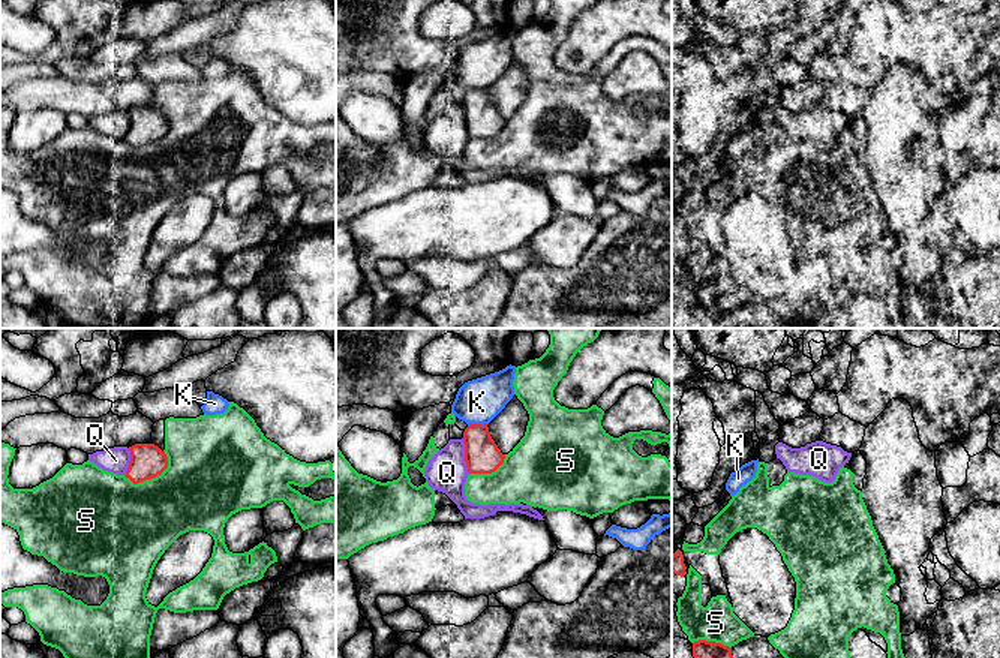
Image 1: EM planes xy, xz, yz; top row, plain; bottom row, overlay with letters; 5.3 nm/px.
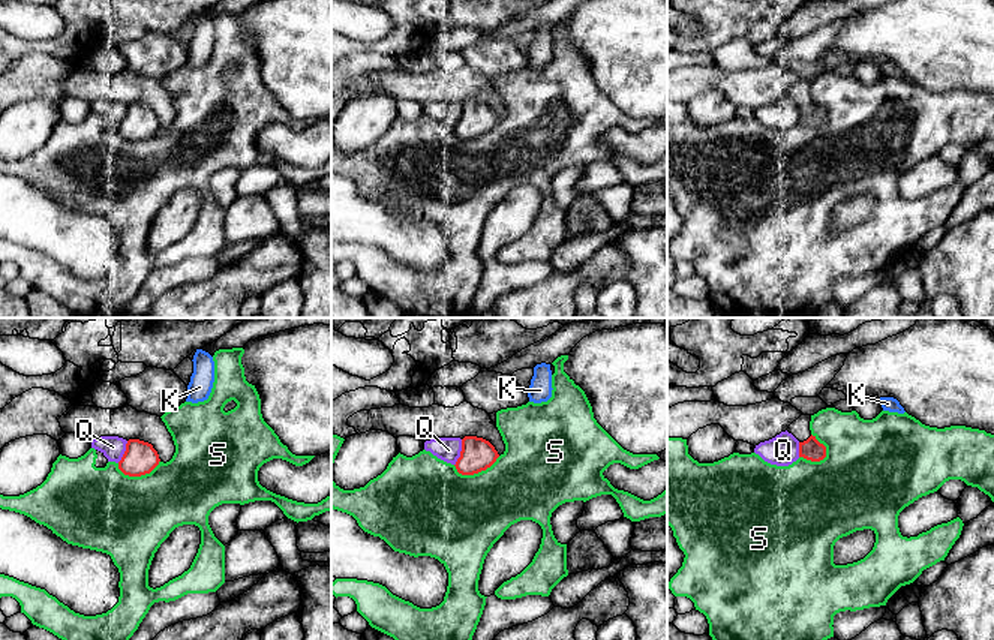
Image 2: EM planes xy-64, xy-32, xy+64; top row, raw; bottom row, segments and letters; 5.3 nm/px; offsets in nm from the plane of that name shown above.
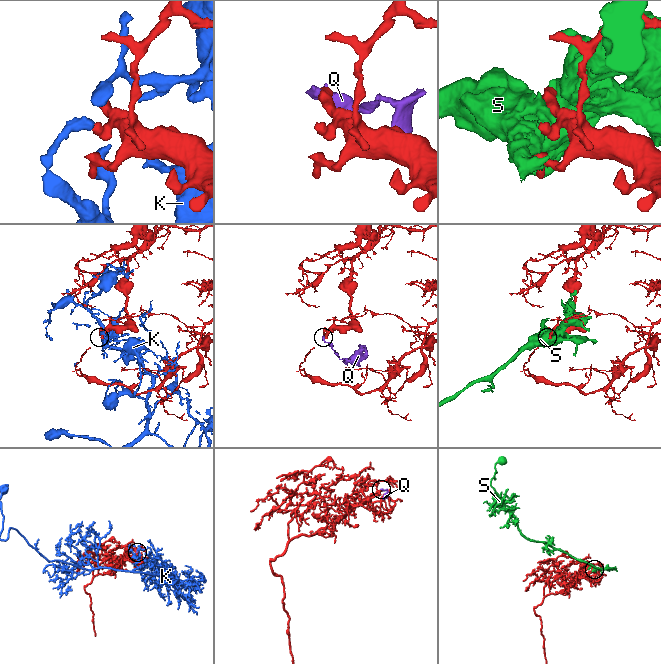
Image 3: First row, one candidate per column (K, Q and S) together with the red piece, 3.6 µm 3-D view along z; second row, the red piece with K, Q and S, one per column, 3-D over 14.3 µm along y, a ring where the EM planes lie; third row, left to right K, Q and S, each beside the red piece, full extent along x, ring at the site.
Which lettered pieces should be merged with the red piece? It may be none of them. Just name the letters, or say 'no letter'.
no letter

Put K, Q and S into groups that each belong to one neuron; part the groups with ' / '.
K / Q / S

